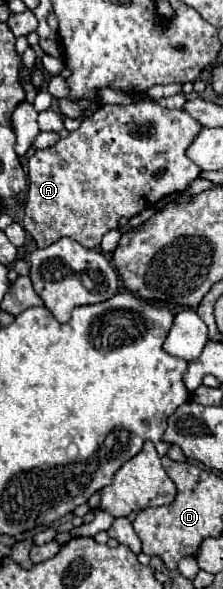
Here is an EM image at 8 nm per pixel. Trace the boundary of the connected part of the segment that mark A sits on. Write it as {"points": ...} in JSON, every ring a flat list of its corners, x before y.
{"points":[[138,102,130,106,104,104,80,128,60,138,52,148,36,150,28,160,28,198,24,206,24,230,36,240,38,248,46,248,60,238,72,238,86,248,98,248,104,234,118,228,120,218,138,216,168,194,186,190,202,170,186,156,186,150,200,134,202,124,186,110,168,110,156,102]]}

